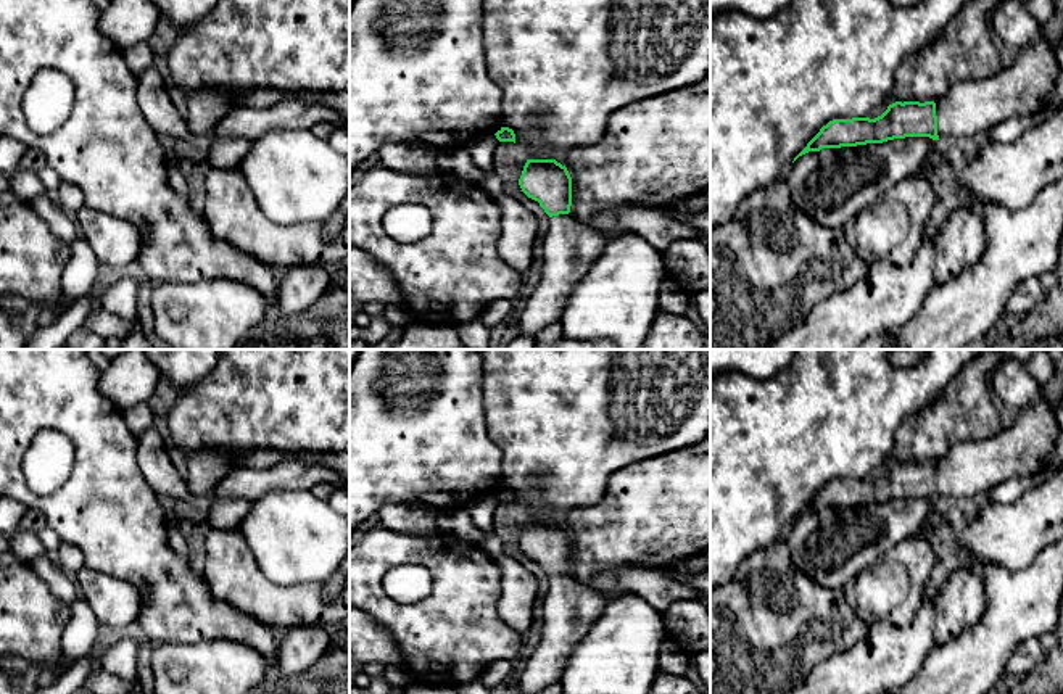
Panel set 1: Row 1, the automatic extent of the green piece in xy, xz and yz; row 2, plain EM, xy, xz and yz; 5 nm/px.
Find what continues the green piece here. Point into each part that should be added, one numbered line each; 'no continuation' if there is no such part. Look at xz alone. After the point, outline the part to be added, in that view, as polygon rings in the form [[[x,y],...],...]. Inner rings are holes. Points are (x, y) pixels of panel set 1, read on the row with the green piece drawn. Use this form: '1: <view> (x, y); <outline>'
1: xz (569, 247); [[[572,213],[549,217],[549,227],[541,237],[541,280],[528,290],[517,312],[519,335],[538,335],[560,320],[573,287],[601,258],[604,248],[622,235],[625,233],[599,232],[577,221]]]

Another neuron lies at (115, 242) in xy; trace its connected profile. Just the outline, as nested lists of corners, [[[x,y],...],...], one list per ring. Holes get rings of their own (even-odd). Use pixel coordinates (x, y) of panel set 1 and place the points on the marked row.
[[[85,204],[74,219],[79,235],[90,245],[100,266],[119,269],[137,261],[142,235],[130,222]]]

